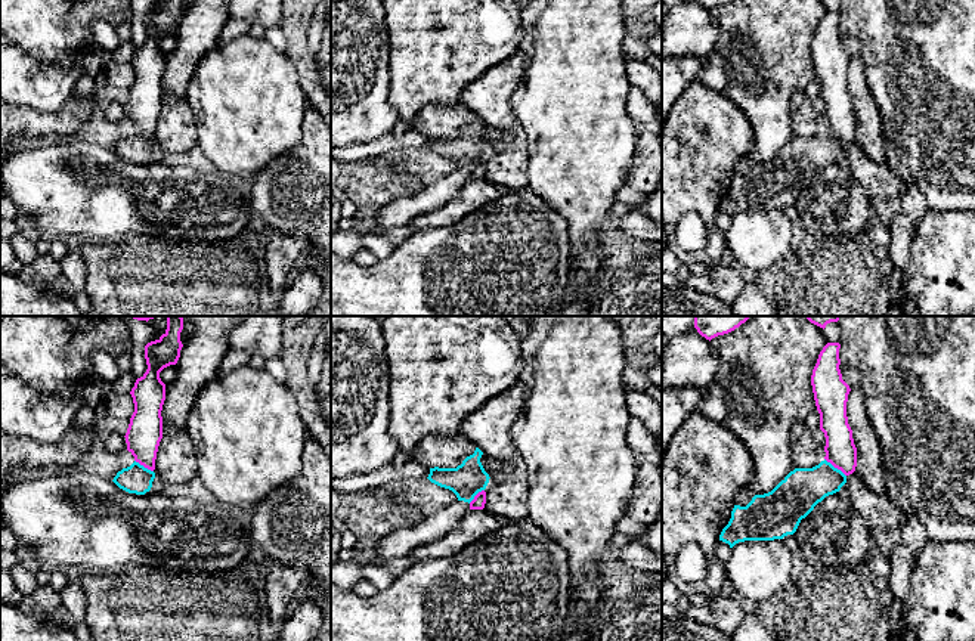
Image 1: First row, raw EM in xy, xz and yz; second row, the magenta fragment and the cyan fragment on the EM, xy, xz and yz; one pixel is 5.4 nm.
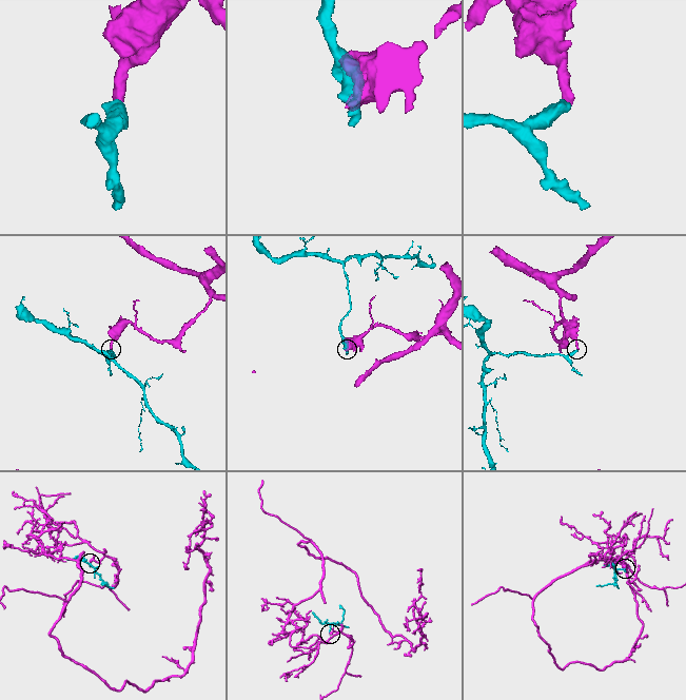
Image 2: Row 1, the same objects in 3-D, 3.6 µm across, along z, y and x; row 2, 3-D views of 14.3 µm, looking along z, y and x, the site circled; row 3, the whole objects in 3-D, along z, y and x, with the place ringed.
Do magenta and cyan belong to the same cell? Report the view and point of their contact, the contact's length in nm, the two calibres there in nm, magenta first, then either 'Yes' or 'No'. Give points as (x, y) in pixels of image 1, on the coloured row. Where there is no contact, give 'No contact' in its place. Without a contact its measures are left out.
Touches magenta at yz (835, 467). Shared border 160 nm. Thickness 170 nm (magenta) against 220 nm. No

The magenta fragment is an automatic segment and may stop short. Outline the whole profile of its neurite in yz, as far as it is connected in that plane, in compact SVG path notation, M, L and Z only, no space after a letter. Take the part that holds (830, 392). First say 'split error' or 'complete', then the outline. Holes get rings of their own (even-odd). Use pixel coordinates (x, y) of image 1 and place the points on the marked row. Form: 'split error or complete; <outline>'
complete; M839 343L823 347L812 369L811 385L820 414L820 430L826 437L824 459L849 476L857 467L857 448L846 417L851 388L842 380L839 349Z

